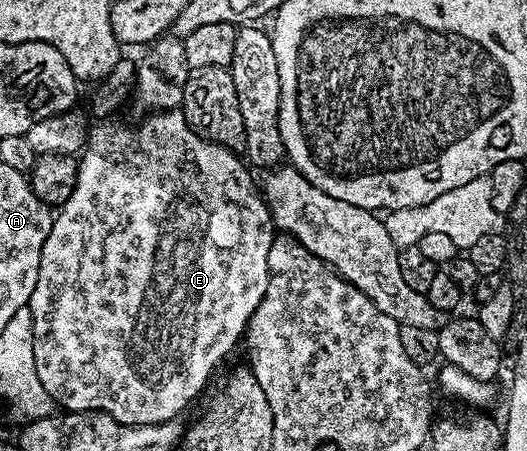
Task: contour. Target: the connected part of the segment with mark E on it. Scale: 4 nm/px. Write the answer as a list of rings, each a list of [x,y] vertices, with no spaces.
[[[183,110],[162,111],[149,114],[147,117],[139,120],[137,127],[119,127],[116,121],[101,122],[98,127],[93,126],[88,132],[88,142],[79,156],[78,162],[80,169],[78,171],[78,181],[74,185],[74,193],[55,212],[52,228],[42,245],[40,254],[40,268],[38,269],[38,281],[34,285],[34,293],[28,302],[28,308],[32,314],[32,340],[34,341],[34,365],[38,373],[38,381],[46,389],[49,400],[61,403],[65,412],[69,411],[101,411],[110,417],[114,417],[119,423],[125,423],[131,427],[141,427],[142,425],[154,425],[155,423],[165,423],[171,419],[183,416],[183,411],[195,401],[200,395],[200,390],[208,383],[208,378],[212,375],[212,370],[231,353],[236,347],[236,342],[241,342],[242,336],[248,330],[248,322],[258,309],[262,297],[266,293],[268,284],[268,258],[270,257],[270,245],[274,238],[274,224],[272,221],[272,212],[268,210],[268,204],[261,192],[258,190],[258,183],[252,180],[253,172],[246,166],[245,160],[238,157],[237,152],[228,151],[222,145],[211,143],[209,139],[198,134],[195,129],[186,121]]]

